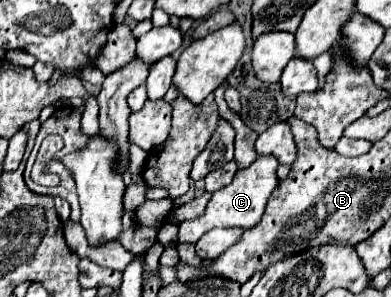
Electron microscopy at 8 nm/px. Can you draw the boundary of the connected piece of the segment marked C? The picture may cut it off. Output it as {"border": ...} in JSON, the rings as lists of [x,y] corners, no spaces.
{"border":[[[261,155],[249,167],[239,169],[229,185],[225,185],[213,193],[203,217],[193,219],[193,221],[183,221],[179,225],[179,241],[181,243],[197,243],[199,237],[213,227],[243,227],[243,229],[253,227],[261,219],[271,193],[279,185],[277,167],[279,167],[279,161],[275,159],[275,155]]]}

